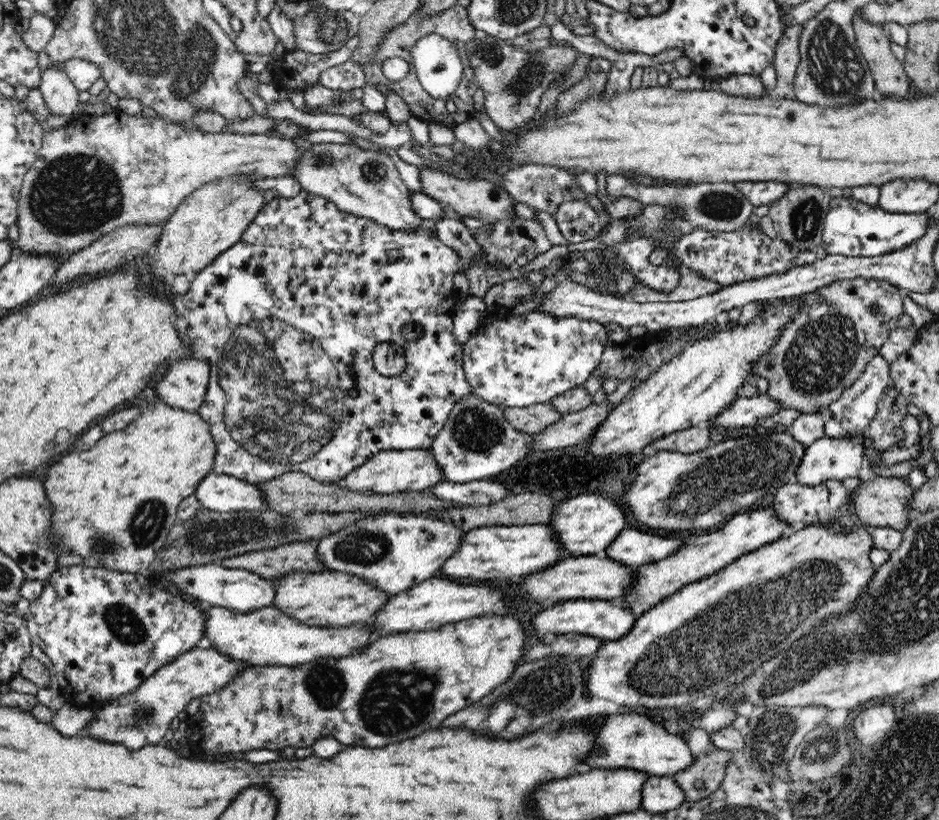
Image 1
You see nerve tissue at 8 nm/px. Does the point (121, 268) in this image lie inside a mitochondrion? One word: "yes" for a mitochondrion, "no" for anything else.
no

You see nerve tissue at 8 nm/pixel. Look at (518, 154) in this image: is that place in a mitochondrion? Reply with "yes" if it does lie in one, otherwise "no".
no

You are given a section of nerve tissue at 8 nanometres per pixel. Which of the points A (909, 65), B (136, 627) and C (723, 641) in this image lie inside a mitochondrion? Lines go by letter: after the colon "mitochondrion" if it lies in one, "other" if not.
A: other
B: mitochondrion
C: mitochondrion

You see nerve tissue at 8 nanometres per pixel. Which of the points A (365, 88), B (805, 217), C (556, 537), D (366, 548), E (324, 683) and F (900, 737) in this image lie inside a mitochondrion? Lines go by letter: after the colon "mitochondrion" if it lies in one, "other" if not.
A: other
B: mitochondrion
C: other
D: mitochondrion
E: mitochondrion
F: mitochondrion

